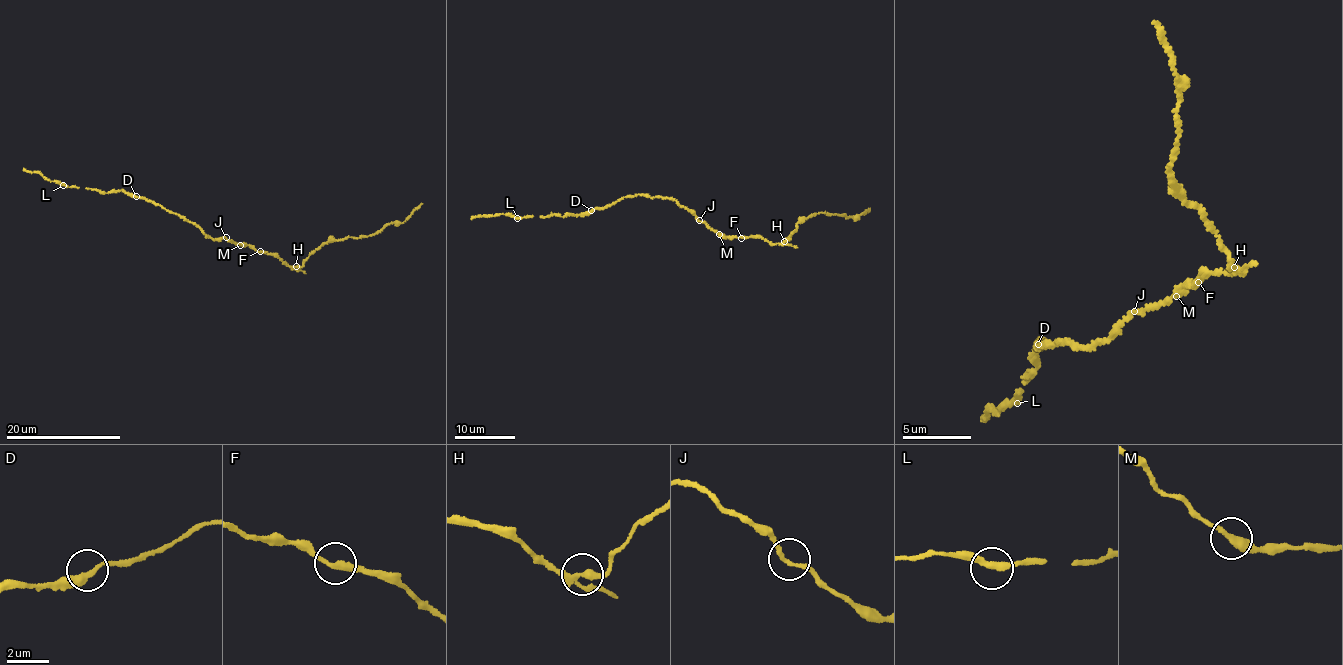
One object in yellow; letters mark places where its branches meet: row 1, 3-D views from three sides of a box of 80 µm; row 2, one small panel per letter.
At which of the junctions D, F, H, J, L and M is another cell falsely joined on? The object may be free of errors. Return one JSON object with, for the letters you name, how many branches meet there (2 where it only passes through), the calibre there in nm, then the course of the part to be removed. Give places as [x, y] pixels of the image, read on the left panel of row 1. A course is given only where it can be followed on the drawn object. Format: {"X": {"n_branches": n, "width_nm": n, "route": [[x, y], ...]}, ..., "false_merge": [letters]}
{"H": {"n_branches": 3, "width_nm": 260, "route": [[295, 267], [304, 263], [322, 244], [371, 236], [394, 222], [402, 223], [422, 203]]}, "false_merge": ["H"]}

